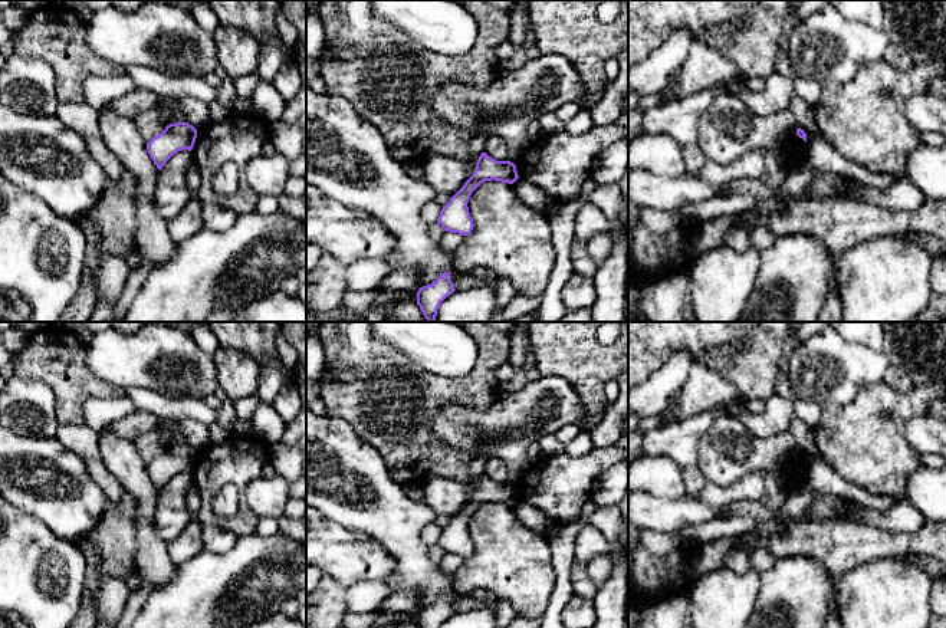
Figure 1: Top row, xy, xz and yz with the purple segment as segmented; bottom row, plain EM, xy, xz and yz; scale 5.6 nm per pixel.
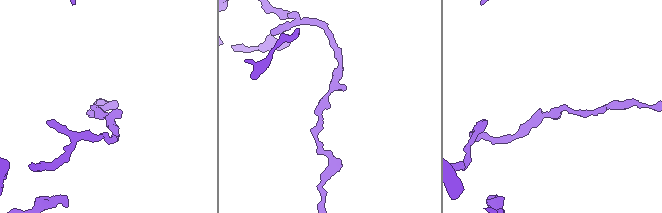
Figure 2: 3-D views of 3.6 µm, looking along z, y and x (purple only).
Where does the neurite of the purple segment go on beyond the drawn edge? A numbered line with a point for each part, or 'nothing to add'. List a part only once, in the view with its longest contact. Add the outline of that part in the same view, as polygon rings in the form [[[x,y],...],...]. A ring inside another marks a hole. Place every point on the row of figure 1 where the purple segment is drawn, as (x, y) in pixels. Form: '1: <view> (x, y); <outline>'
nothing to add

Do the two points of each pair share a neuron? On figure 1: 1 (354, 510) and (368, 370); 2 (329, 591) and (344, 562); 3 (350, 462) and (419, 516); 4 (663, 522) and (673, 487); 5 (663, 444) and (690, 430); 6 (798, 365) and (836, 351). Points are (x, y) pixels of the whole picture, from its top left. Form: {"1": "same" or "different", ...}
{"1": "different", "2": "different", "3": "same", "4": "different", "5": "same", "6": "same"}

